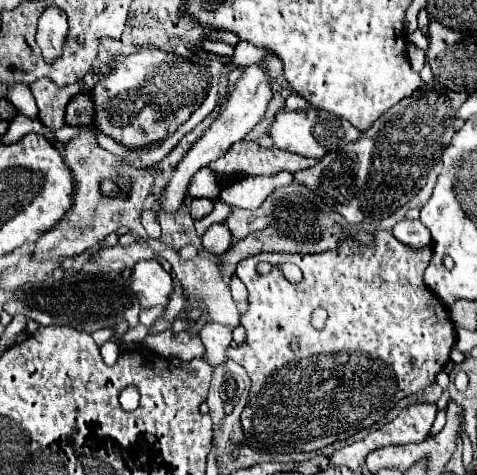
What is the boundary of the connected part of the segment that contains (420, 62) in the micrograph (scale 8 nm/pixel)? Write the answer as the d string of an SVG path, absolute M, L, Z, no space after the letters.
M407 46L407 57L411 63L411 68L419 73L426 63L425 52L414 46Z

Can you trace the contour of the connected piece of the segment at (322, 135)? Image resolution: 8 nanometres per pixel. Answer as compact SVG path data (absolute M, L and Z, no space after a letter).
M303 109L303 111L279 111L275 121L269 127L269 137L277 149L297 153L303 157L321 159L325 155L325 145L347 145L361 137L361 131L355 129L349 121L343 121L325 109Z

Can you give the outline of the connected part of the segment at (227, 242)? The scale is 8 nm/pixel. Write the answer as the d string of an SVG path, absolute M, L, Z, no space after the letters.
M215 223L211 225L205 235L201 237L203 247L213 253L213 255L223 255L229 247L231 247L231 231L227 227L227 223Z

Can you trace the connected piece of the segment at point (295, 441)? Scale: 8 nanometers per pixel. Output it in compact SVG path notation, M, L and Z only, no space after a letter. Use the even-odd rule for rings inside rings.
M377 229L373 233L373 247L371 245L363 245L359 241L353 239L341 239L337 249L333 251L325 251L319 255L287 255L287 253L257 253L251 255L243 261L239 261L235 275L247 285L249 291L249 307L245 311L245 315L241 317L241 325L245 327L245 341L239 346L230 346L227 351L229 359L235 359L237 363L241 363L247 371L247 375L251 377L251 391L247 397L247 405L241 413L241 425L243 425L243 433L249 441L251 447L259 449L259 451L267 451L267 453L295 453L295 451L317 451L325 445L331 445L335 441L347 439L349 435L371 427L377 421L377 415L381 413L381 417L393 409L393 405L411 395L417 393L425 387L429 387L435 381L435 375L443 369L443 365L449 361L449 353L451 347L455 343L455 327L449 319L449 309L435 297L435 293L431 293L431 289L427 289L427 285L423 283L423 271L427 269L429 261L433 257L433 249L431 245L427 245L427 249L407 249L407 245L403 245L397 237L393 237L391 231L385 229ZM259 261L267 261L273 265L273 269L267 275L257 275L255 273L255 265ZM281 263L293 263L301 269L303 279L299 283L289 283L283 273L277 269L277 265ZM323 307L325 311L329 311L327 323L323 325L323 329L315 329L311 325L311 315L315 309ZM297 341L297 349L291 349L291 343Z

